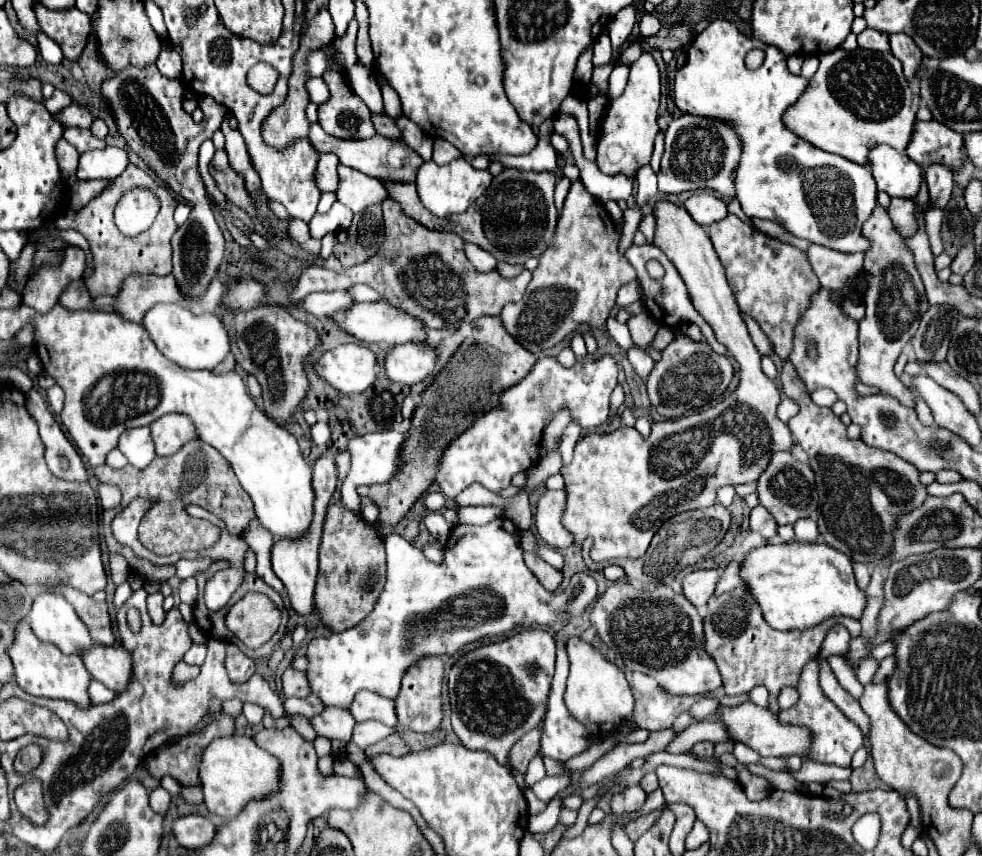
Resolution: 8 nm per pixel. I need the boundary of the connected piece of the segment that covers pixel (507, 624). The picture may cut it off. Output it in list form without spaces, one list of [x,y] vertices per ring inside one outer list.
[[[505,517],[481,527],[455,525],[447,539],[445,557],[441,563],[425,559],[421,549],[413,547],[395,531],[385,533],[383,541],[387,547],[387,583],[373,613],[359,625],[325,639],[319,637],[307,647],[307,677],[313,693],[321,697],[327,707],[347,709],[355,699],[355,693],[363,689],[379,693],[387,699],[395,699],[403,673],[415,665],[419,657],[459,657],[467,645],[477,643],[483,637],[507,633],[515,627],[553,625],[559,621],[565,623],[573,617],[581,617],[581,613],[597,599],[597,581],[587,573],[575,573],[569,587],[561,593],[549,593],[545,587],[541,587],[537,577],[527,569],[523,561],[521,541],[513,521]]]

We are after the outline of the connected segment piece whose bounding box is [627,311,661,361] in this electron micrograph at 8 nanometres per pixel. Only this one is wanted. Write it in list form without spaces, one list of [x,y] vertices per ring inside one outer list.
[[[641,311],[639,315],[635,315],[635,317],[631,317],[627,321],[627,327],[631,331],[631,339],[635,339],[635,345],[639,349],[643,349],[645,353],[651,353],[651,357],[655,361],[659,361],[661,351],[649,349],[653,339],[655,339],[655,335],[657,335],[657,329],[659,329],[659,323],[655,321],[655,317],[651,317],[649,311]]]

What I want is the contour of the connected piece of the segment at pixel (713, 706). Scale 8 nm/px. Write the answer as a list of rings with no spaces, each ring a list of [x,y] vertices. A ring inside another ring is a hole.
[[[701,699],[701,701],[697,701],[697,703],[689,709],[689,715],[691,715],[693,719],[701,721],[701,719],[707,719],[709,715],[713,715],[713,713],[717,711],[717,707],[719,707],[717,701],[713,701],[713,699]]]

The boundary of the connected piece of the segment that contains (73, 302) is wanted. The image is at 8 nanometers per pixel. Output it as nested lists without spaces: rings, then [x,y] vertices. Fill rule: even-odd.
[[[79,279],[79,281],[73,281],[65,289],[65,293],[59,299],[59,305],[67,307],[67,309],[91,309],[93,307],[93,297],[91,297],[89,289],[85,287],[85,283]]]

